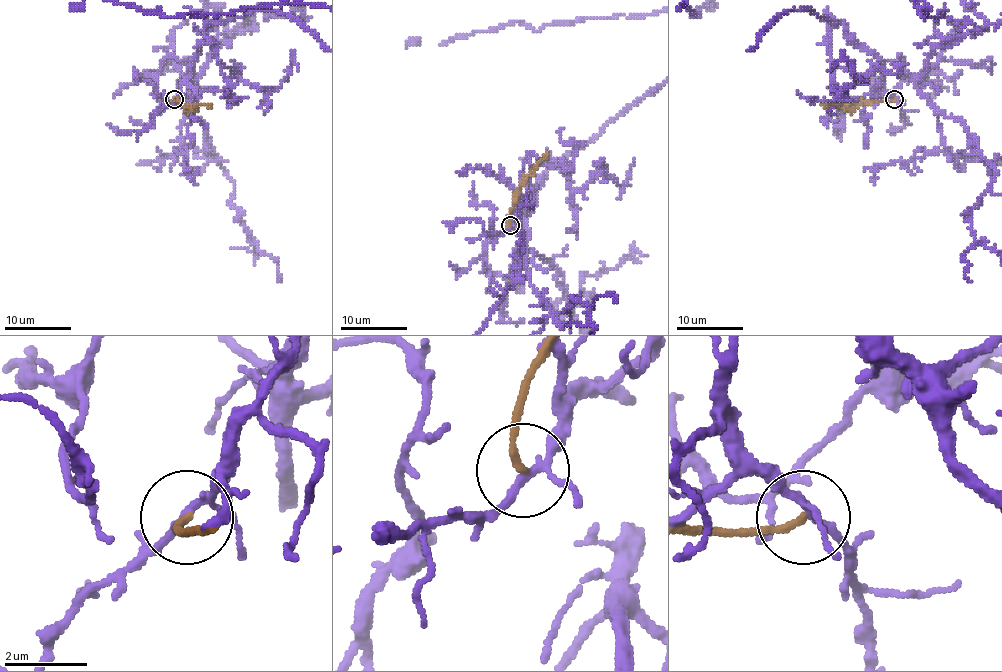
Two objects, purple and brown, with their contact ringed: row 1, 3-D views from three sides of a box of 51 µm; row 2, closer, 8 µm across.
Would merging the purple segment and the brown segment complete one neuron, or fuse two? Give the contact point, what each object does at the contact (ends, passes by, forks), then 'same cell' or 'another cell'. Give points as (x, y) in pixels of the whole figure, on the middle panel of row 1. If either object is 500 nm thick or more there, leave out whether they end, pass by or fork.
at (510, 225); purple forks there; brown ends there; another cell

